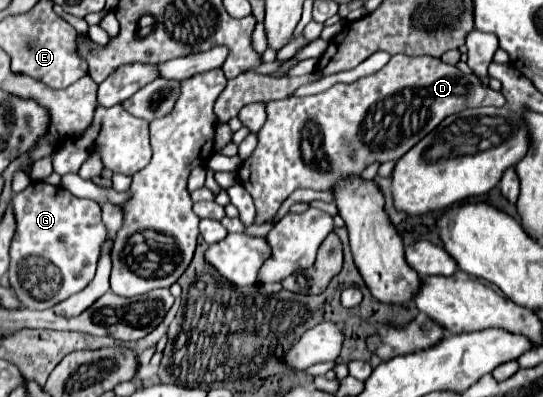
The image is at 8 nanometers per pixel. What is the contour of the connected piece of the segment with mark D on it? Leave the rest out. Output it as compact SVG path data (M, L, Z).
M393 56L387 66L379 72L365 76L353 84L335 84L333 88L307 96L307 98L283 98L265 102L267 122L257 134L257 148L253 154L239 166L237 178L251 194L257 218L255 224L271 220L287 196L297 188L311 190L329 190L339 178L361 174L371 162L397 160L407 154L421 138L425 138L443 118L457 114L465 108L477 106L503 106L505 98L501 92L481 86L475 74L463 74L457 66L449 66L439 58L419 56Z

